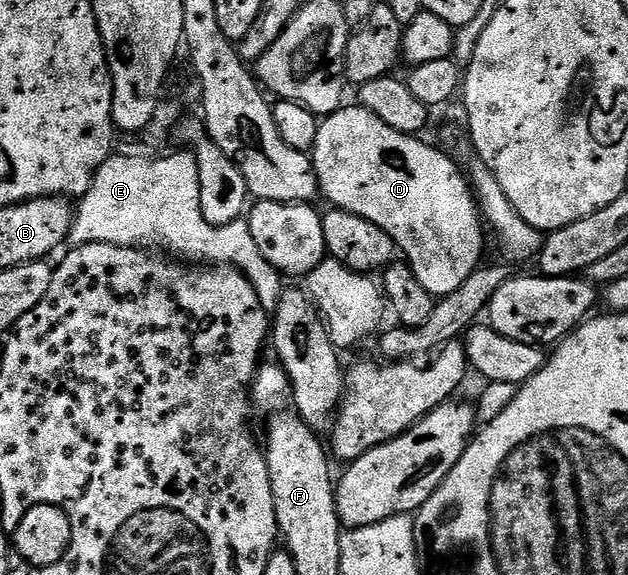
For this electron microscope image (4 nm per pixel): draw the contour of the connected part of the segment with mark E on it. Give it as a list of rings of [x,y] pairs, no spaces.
[[[170,152],[166,158],[158,159],[129,159],[114,154],[98,169],[88,192],[77,203],[68,242],[71,247],[84,244],[141,247],[150,244],[146,242],[159,242],[171,250],[171,255],[187,254],[199,258],[202,264],[234,267],[250,281],[267,312],[273,312],[282,299],[283,275],[256,248],[249,221],[213,226],[204,220],[200,208],[200,168],[190,152]]]

